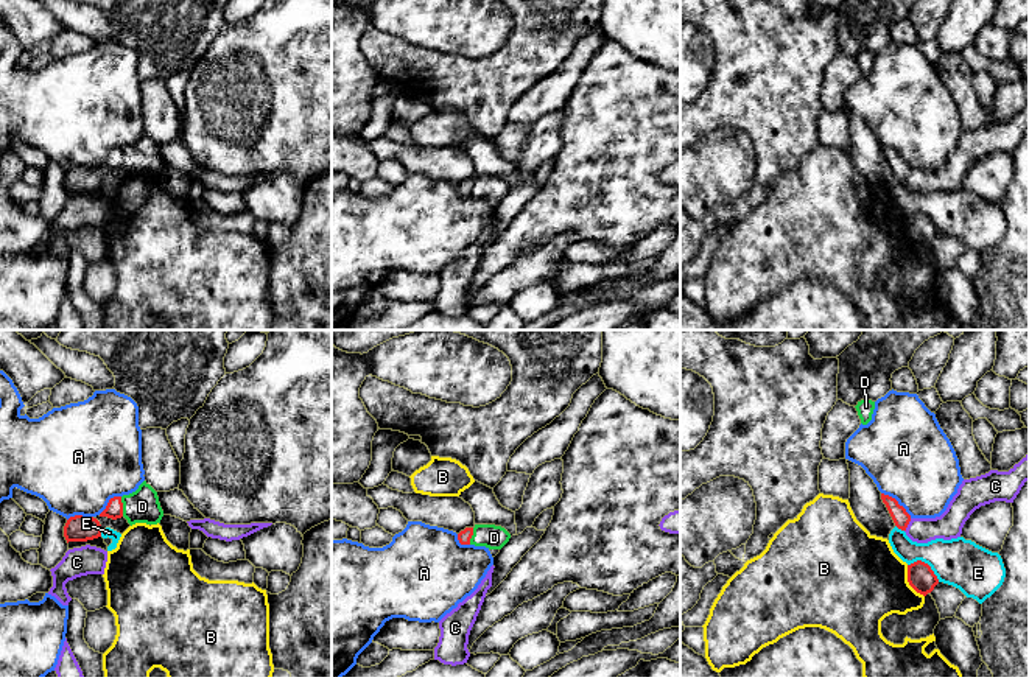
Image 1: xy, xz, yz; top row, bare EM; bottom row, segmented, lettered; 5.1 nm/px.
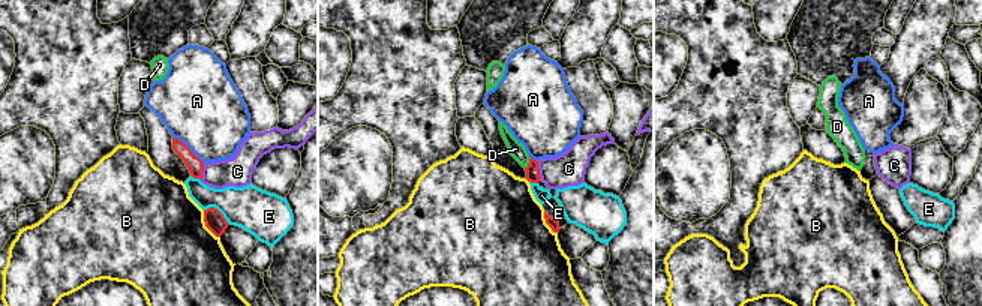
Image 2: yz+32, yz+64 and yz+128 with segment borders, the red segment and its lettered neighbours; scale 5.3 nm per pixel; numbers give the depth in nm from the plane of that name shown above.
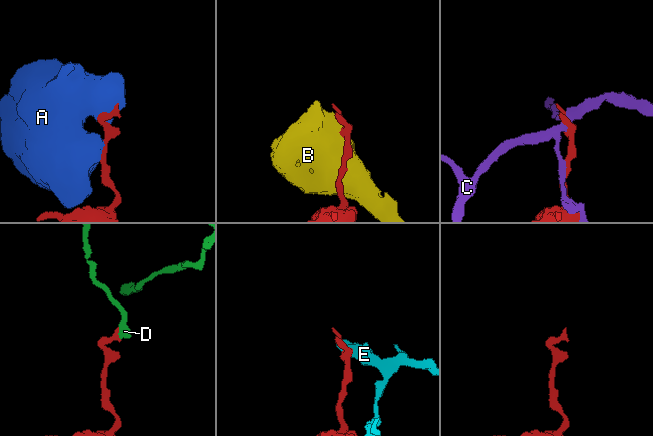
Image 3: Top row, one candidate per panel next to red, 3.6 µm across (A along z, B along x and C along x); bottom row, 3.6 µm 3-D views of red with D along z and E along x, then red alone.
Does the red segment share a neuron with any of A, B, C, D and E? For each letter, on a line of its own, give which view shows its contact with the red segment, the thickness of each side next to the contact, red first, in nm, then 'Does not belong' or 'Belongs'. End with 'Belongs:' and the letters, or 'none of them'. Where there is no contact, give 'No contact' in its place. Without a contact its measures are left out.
A: Touches red in yz. Thickness 90 nm (red) against 440 nm. Does not belong
B: Touches red in yz. Thickness 140 nm (red) against 460 nm. Does not belong
C: Touches red in yz. Thickness 90 nm (red) against 140 nm. Does not belong
D: Touches red in xy. Thickness 90 nm (red) against 180 nm. Does not belong
E: Touches red in yz. Thickness 140 nm (red) against 260 nm. Does not belong
Belongs: none of them

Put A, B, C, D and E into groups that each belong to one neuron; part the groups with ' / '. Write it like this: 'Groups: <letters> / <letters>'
Groups: A / B / C / D / E

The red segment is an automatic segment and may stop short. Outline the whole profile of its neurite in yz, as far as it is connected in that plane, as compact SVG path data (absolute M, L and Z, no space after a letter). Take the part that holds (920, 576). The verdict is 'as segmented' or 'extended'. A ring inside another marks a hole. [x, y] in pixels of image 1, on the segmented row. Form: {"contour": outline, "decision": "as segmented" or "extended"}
{"contour": "M922 560L908 565L908 582L920 595L926 596L939 584L931 567Z", "decision": "as segmented"}

